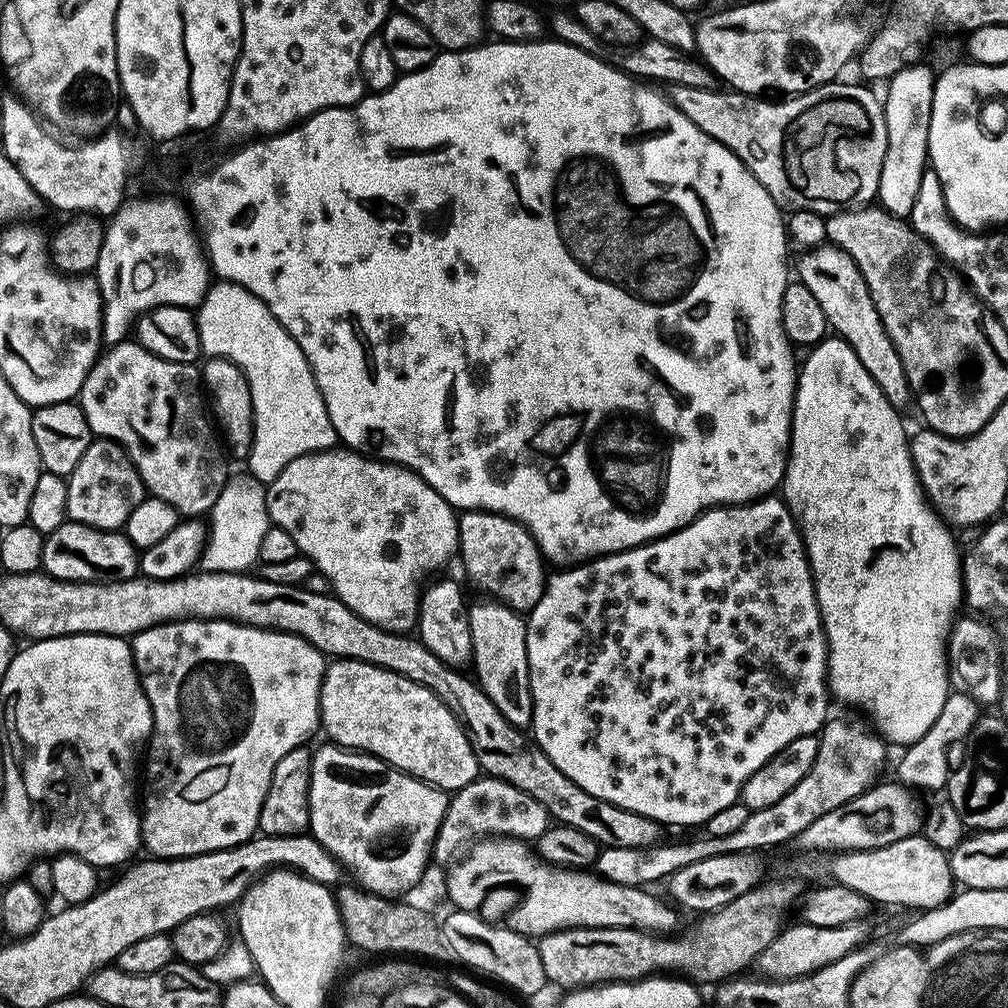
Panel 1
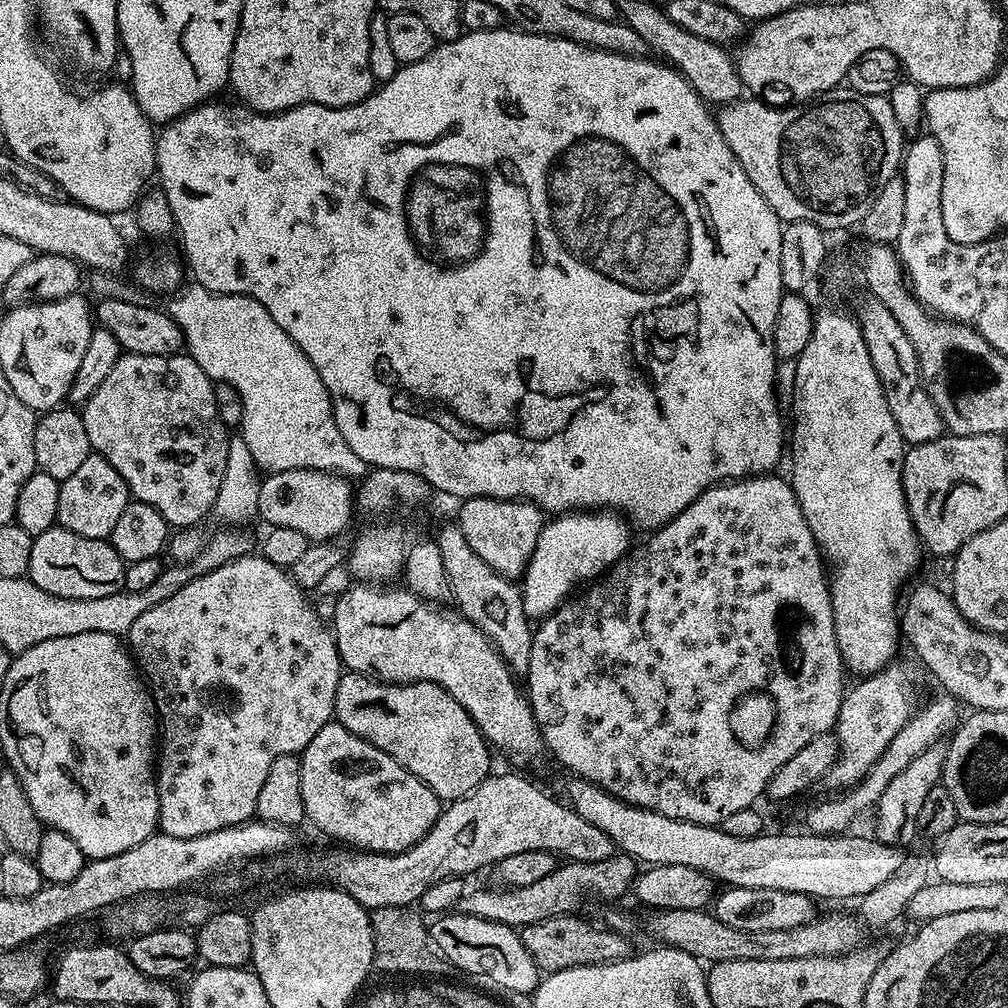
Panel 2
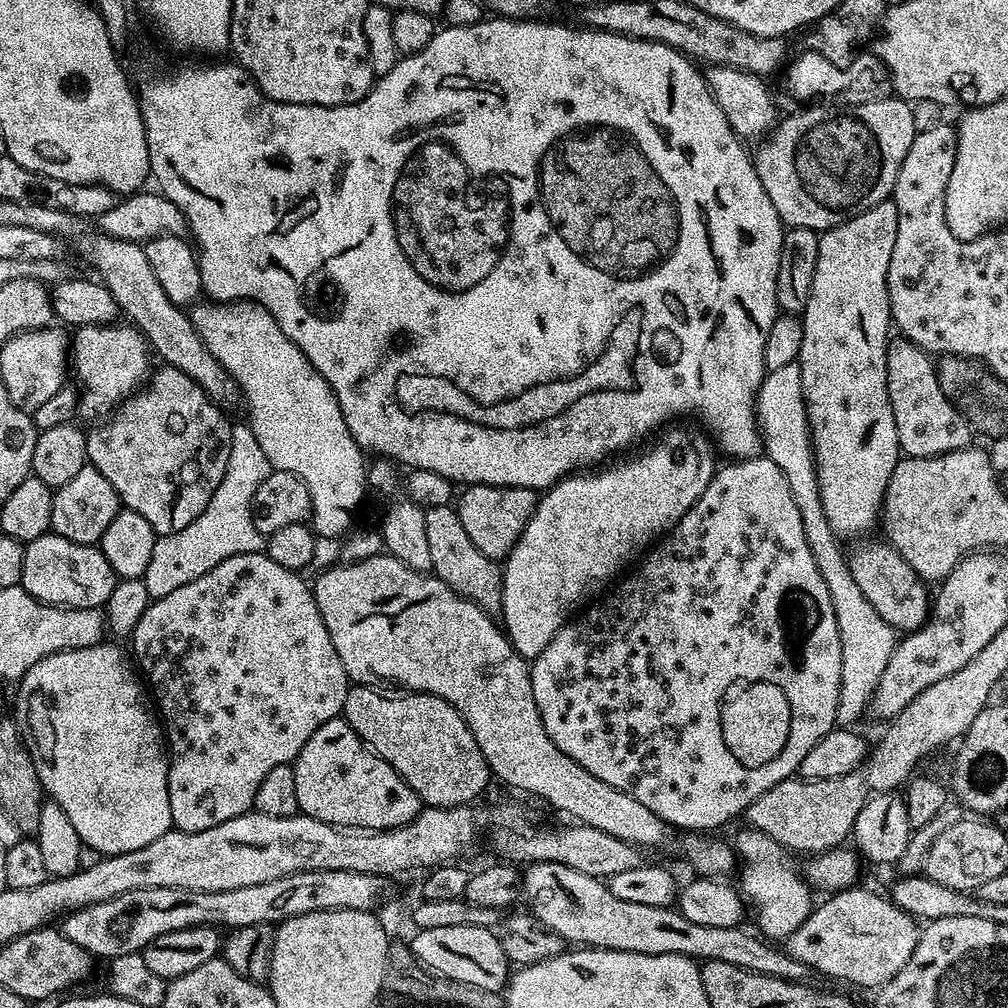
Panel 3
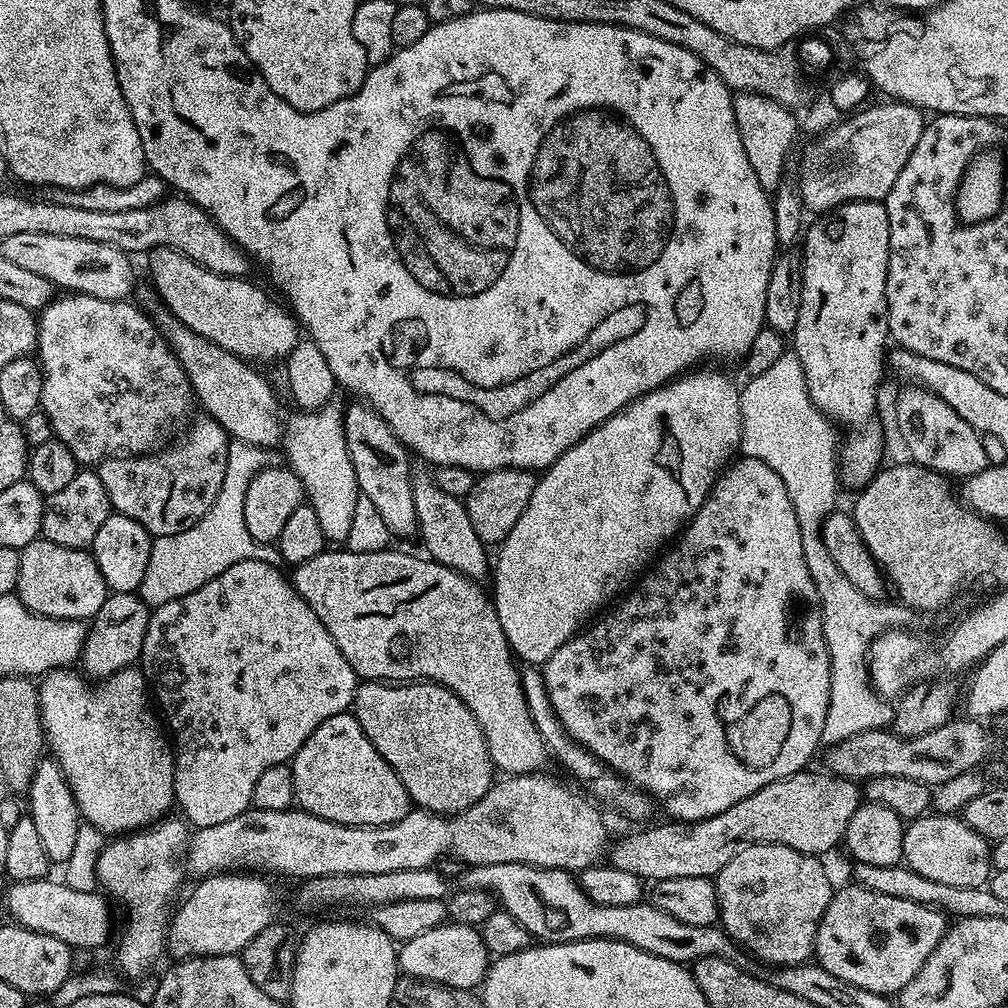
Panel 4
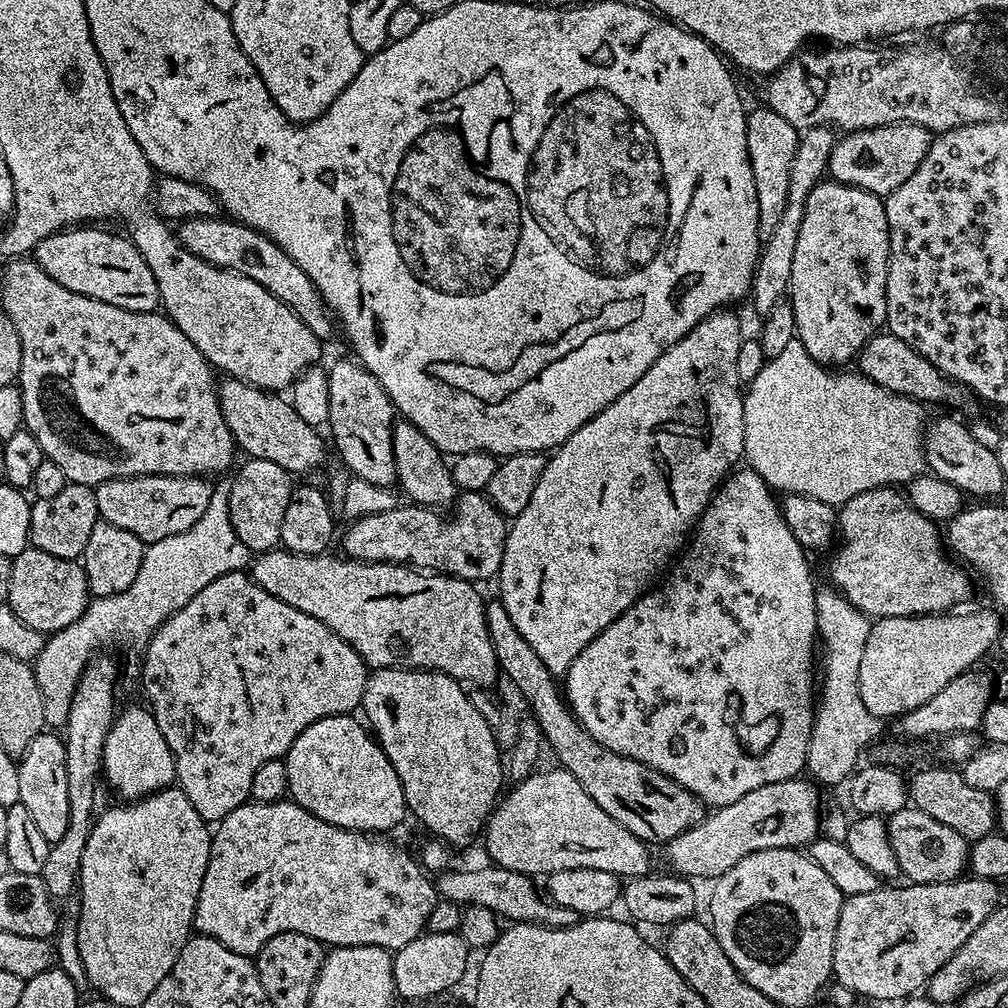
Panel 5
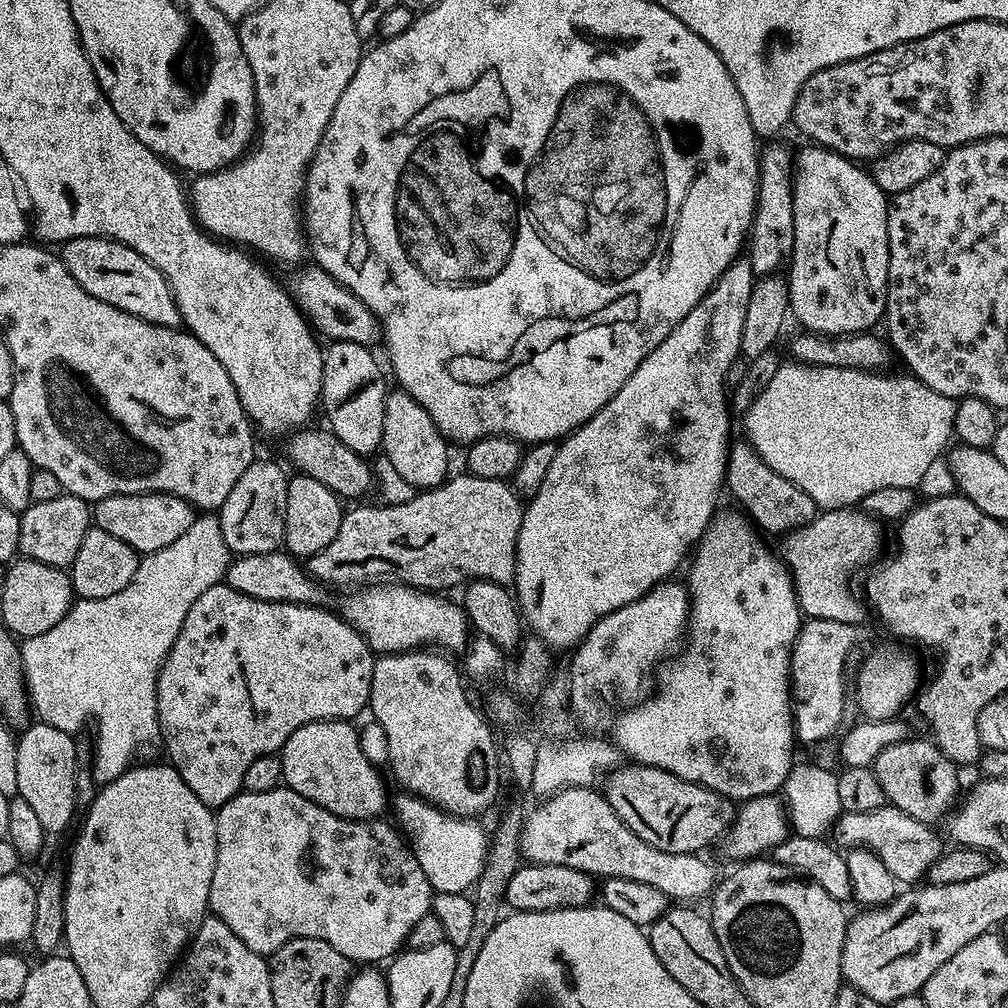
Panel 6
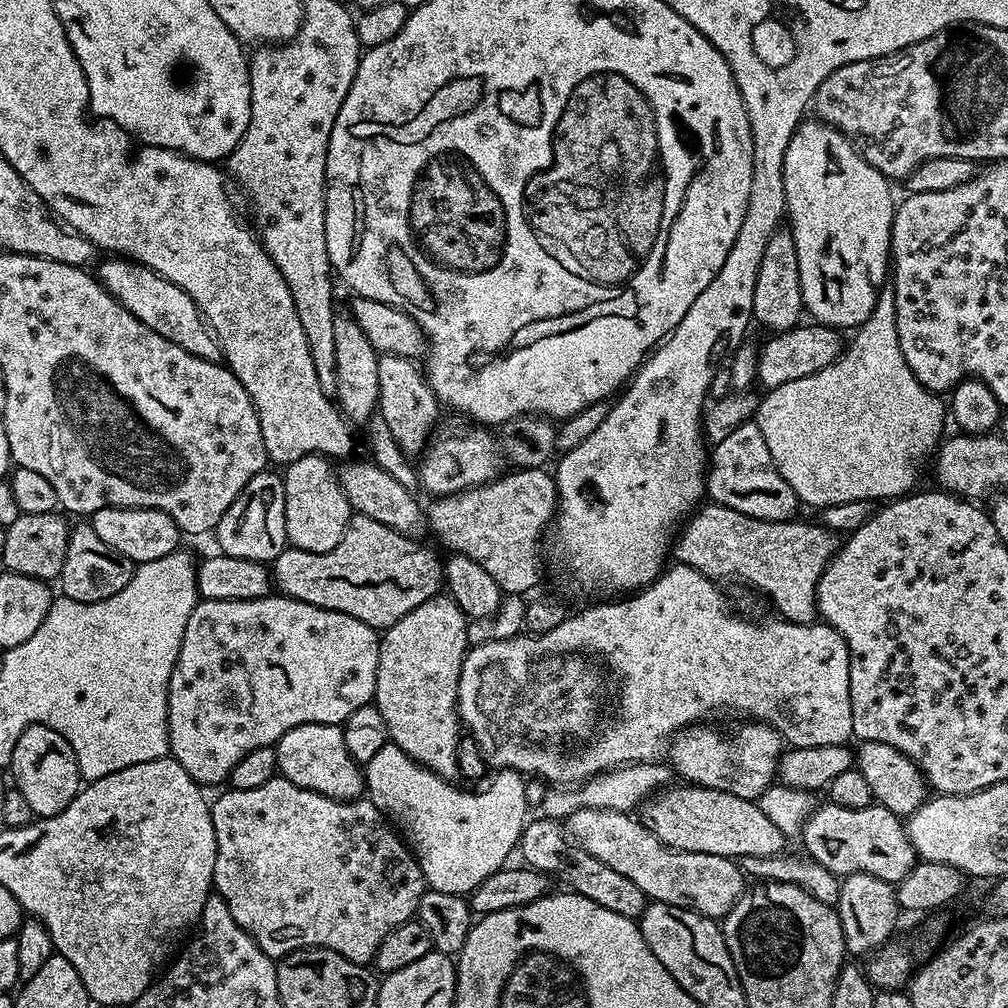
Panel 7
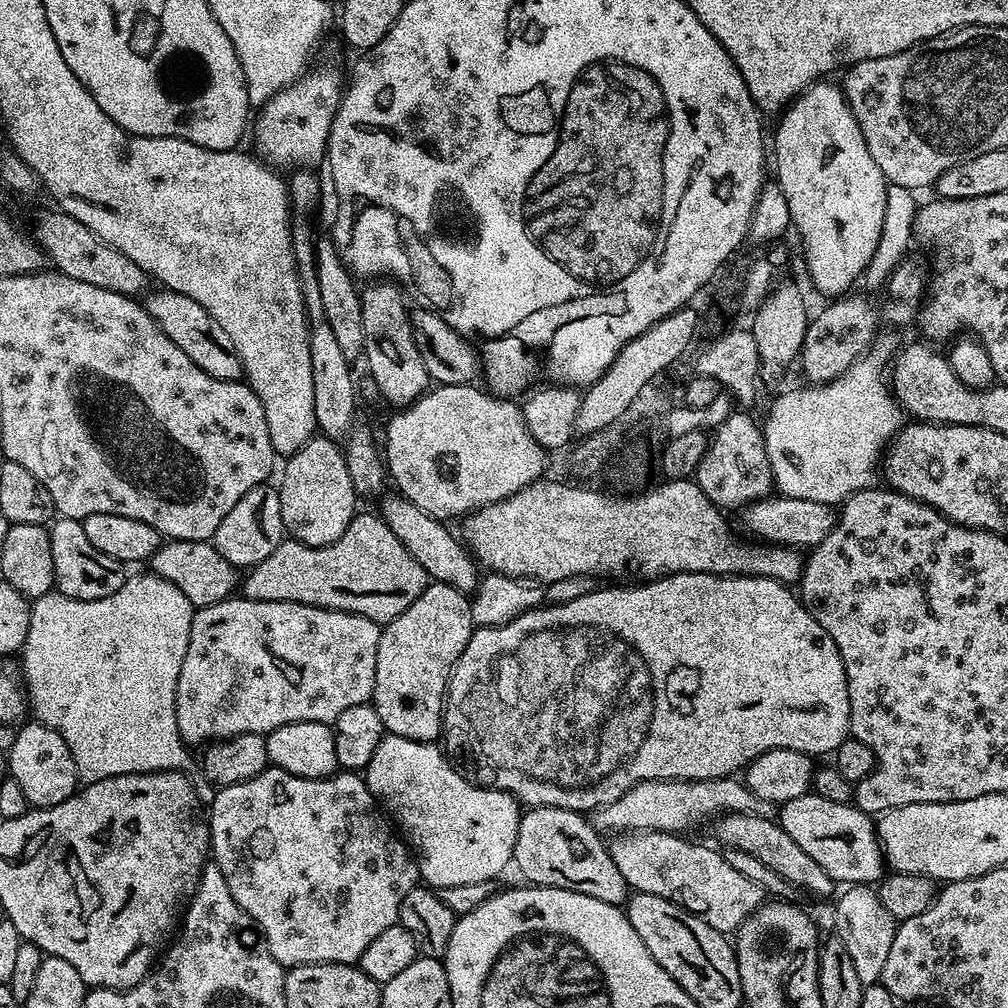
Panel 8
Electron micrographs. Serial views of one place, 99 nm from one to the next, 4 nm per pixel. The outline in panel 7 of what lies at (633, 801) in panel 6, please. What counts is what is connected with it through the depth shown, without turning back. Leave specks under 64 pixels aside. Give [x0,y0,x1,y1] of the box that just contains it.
[638,782,786,858]

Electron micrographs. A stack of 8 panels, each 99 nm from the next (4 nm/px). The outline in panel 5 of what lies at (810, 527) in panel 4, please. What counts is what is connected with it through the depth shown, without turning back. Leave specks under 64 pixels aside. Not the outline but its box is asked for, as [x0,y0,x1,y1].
[743,339,925,786]

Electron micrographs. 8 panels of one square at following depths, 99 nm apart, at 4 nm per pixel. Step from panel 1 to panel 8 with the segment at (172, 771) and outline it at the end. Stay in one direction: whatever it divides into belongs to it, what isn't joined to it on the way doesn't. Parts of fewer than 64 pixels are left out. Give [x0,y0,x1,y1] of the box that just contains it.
[176,598,381,746]

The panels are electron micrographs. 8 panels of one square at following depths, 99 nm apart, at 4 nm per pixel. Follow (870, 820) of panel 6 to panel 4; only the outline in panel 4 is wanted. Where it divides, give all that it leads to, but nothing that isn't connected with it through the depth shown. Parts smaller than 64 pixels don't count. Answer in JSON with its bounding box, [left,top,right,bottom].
[902,814,994,888]

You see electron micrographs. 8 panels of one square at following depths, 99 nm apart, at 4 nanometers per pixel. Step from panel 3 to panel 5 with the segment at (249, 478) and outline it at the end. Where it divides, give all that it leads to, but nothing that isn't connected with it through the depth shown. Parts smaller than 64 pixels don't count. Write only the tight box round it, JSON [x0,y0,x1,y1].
[34,483,254,726]

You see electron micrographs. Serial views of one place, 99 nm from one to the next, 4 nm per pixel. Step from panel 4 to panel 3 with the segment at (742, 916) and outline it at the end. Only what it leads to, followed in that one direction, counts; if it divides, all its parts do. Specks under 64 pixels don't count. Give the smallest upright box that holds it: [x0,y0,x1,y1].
[734,826,814,942]

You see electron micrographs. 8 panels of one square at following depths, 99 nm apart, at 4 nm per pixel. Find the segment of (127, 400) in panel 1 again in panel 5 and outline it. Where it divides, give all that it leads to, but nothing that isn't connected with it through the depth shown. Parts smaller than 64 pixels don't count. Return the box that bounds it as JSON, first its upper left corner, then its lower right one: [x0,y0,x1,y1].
[95,476,214,545]

